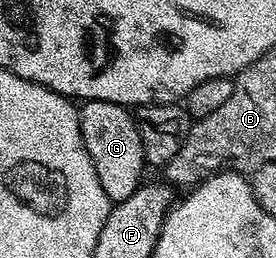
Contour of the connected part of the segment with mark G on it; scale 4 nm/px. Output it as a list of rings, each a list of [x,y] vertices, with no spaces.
[[[85,101],[79,111],[82,140],[86,144],[86,152],[90,152],[90,160],[94,160],[94,172],[98,172],[102,192],[106,192],[109,203],[115,204],[134,196],[136,189],[142,185],[143,178],[140,177],[146,171],[146,163],[142,136],[136,127],[133,111],[113,102],[90,101]]]

